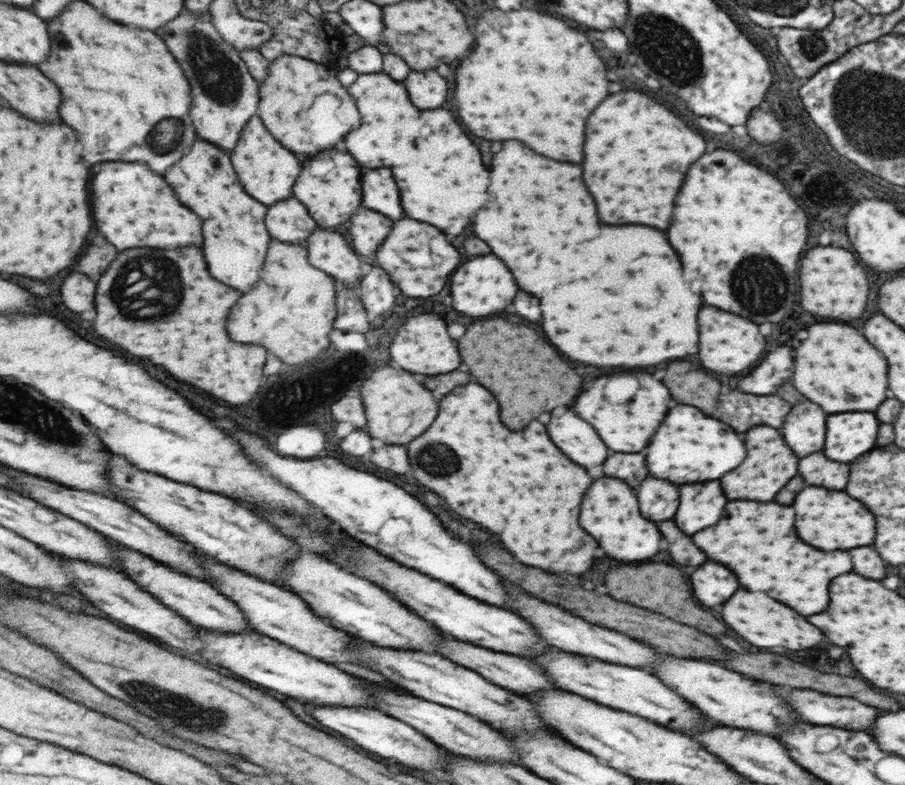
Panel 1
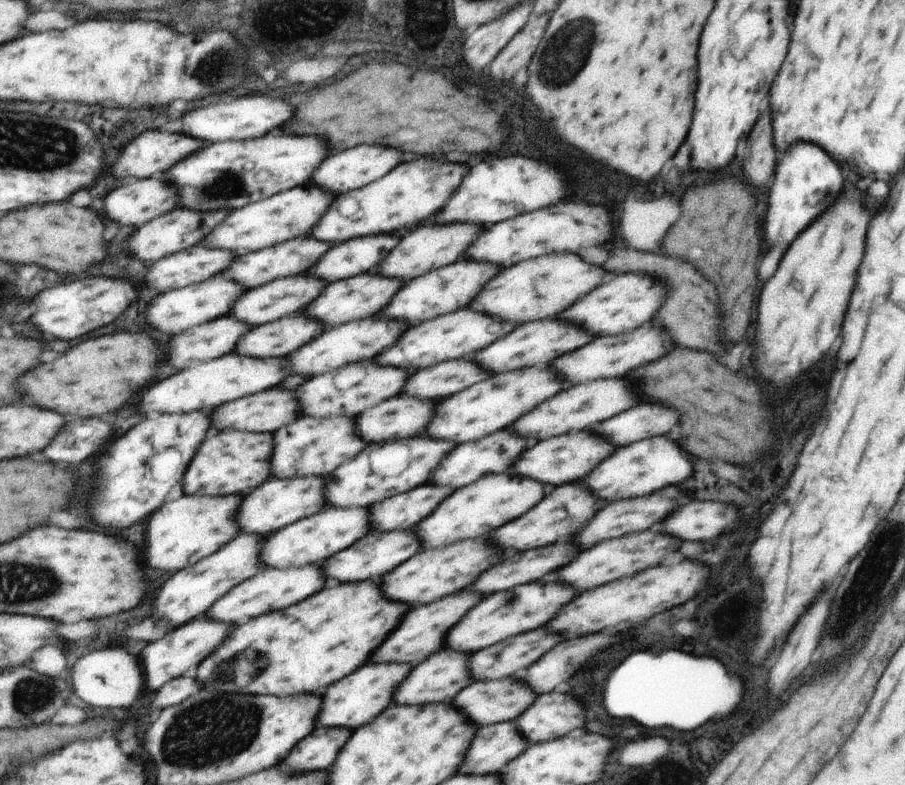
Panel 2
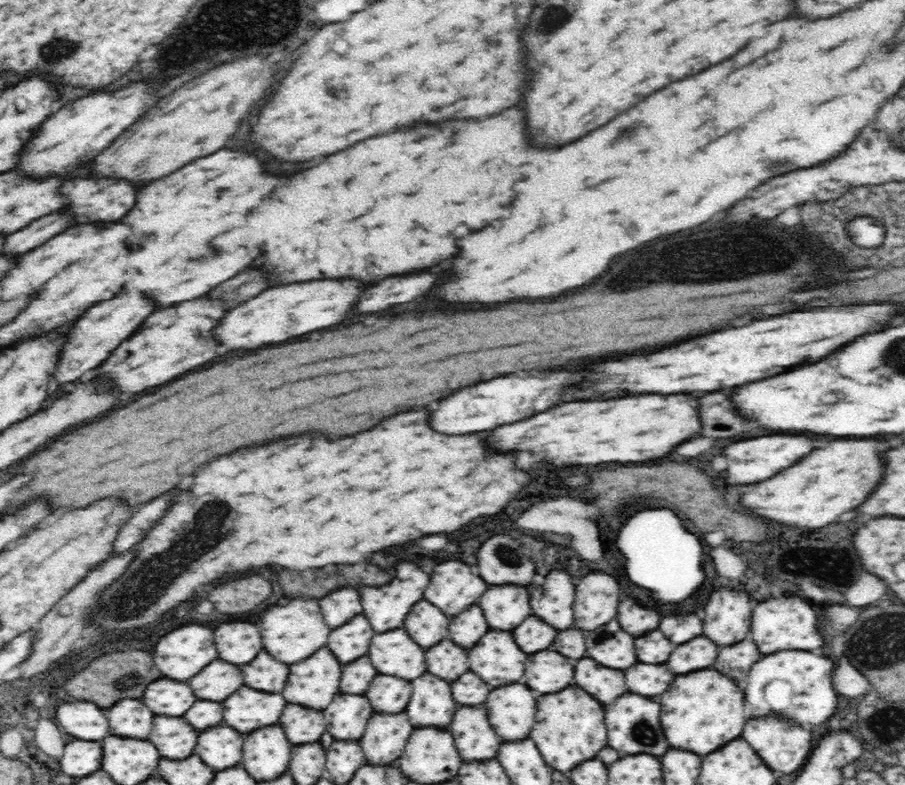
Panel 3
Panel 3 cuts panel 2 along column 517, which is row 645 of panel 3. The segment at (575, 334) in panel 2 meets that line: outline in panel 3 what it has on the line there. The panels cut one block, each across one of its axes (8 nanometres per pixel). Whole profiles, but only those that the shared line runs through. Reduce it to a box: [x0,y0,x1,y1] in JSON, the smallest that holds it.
[328,614,374,666]

